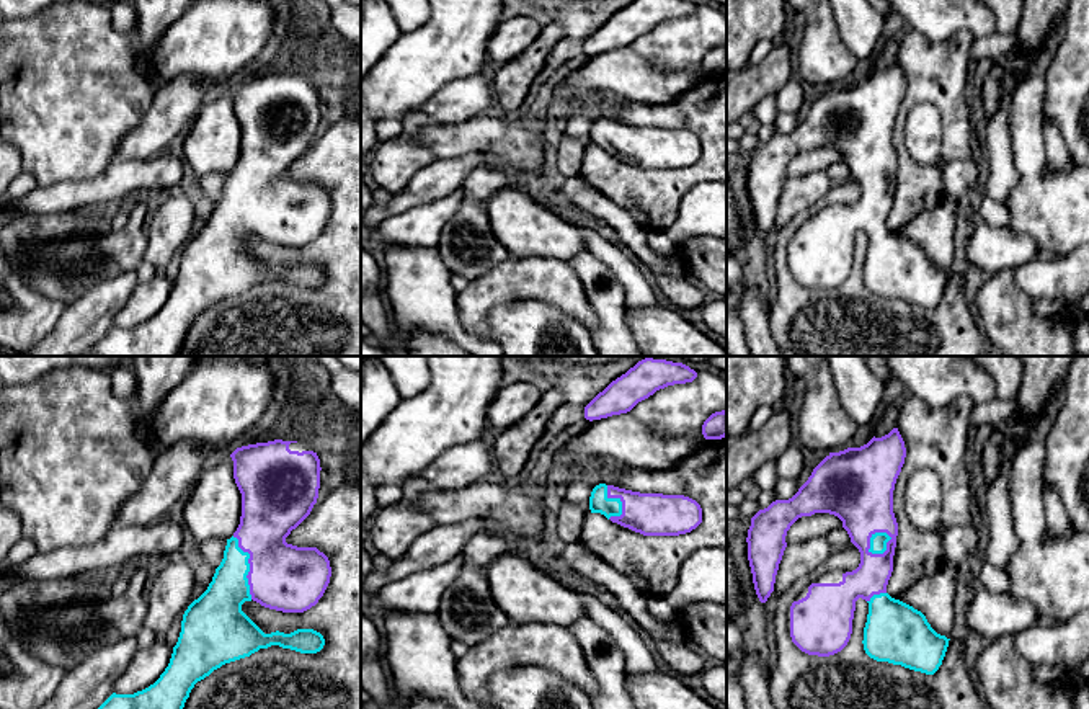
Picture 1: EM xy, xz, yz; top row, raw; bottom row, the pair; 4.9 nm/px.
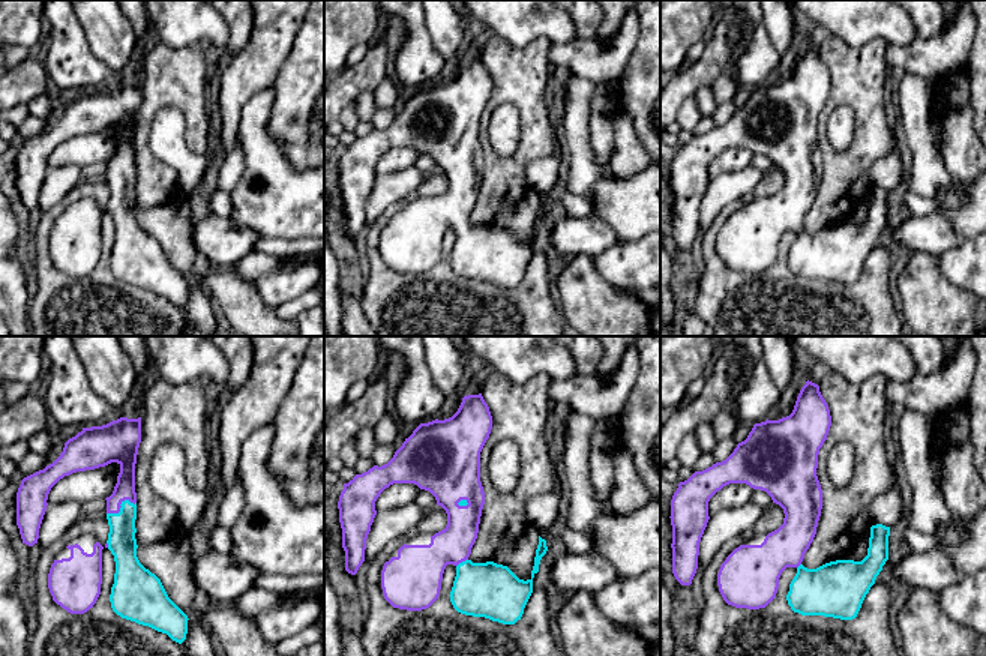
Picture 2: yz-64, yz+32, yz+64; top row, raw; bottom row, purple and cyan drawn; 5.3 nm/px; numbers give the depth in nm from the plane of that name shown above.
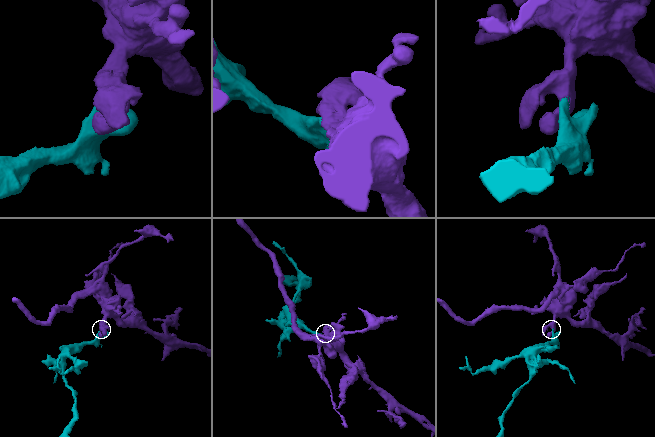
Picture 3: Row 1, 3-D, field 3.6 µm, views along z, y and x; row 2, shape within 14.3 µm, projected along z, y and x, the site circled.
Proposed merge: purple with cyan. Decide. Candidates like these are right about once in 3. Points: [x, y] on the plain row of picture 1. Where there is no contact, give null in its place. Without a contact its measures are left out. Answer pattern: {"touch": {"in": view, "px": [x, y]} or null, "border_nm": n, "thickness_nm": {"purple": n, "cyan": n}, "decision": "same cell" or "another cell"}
{"touch": {"in": "xy", "px": [250, 200]}, "border_nm": 320, "thickness_nm": {"purple": 320, "cyan": 200}, "decision": "same cell"}

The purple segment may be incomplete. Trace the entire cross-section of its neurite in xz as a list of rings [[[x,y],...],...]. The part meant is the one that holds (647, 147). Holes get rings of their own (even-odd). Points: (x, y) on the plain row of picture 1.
[[[606,118],[593,123],[589,144],[643,170],[679,170],[702,157],[702,142],[689,131],[640,127]]]

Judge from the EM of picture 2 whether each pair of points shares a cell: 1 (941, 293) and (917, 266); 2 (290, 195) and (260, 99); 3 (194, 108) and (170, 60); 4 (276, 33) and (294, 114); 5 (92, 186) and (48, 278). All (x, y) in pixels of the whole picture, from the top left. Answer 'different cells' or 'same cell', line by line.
1: same cell
2: same cell
3: same cell
4: different cells
5: same cell

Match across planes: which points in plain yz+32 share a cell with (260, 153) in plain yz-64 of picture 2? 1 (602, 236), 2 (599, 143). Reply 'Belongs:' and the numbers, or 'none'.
Belongs: 2

